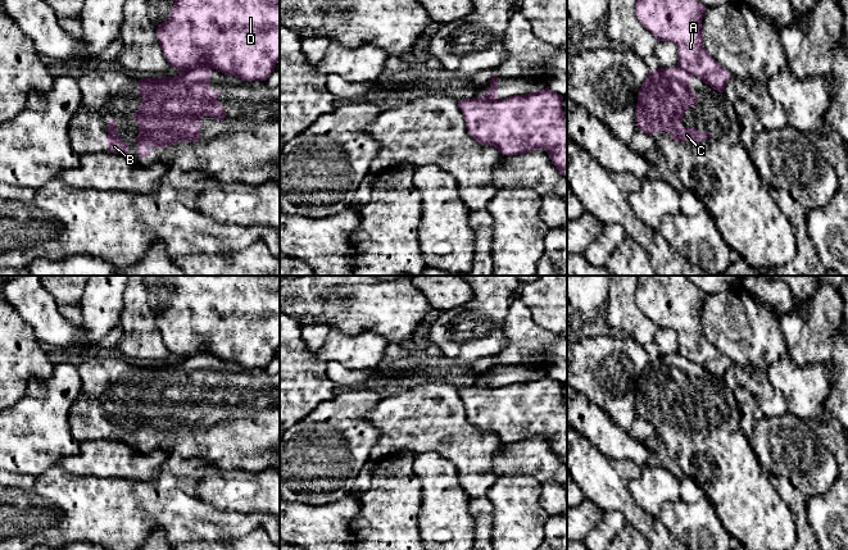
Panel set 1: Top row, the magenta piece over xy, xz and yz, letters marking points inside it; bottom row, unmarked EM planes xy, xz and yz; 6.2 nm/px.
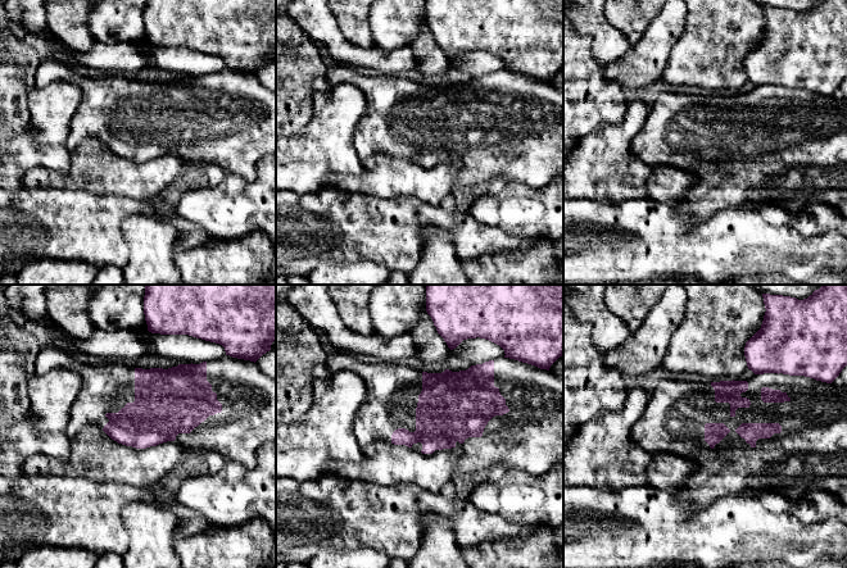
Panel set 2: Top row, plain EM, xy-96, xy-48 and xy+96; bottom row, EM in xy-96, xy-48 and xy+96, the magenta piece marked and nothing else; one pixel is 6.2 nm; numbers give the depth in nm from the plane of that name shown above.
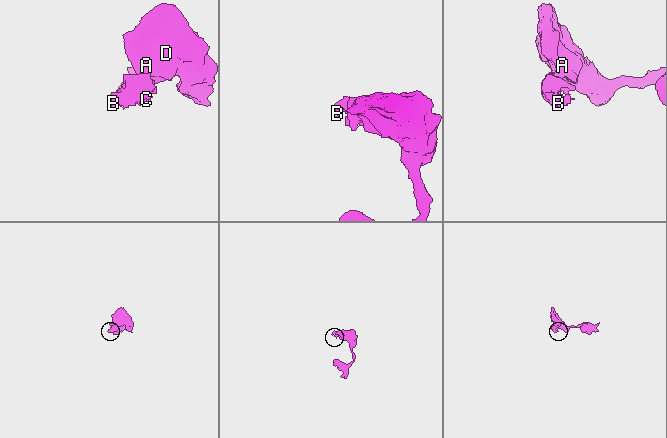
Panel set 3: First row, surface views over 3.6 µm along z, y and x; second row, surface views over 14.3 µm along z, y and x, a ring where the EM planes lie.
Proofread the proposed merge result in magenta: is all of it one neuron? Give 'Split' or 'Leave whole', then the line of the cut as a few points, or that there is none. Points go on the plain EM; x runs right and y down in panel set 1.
Split. Split along xy (211, 355), (193, 354), (182, 360)

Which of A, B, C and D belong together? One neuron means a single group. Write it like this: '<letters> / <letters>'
A D / B C

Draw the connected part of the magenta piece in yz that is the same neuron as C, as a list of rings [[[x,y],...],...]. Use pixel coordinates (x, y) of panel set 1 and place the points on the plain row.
[[[679,353],[661,354],[650,359],[638,378],[635,394],[638,415],[649,423],[665,418],[674,428],[702,429],[711,424],[711,419],[681,414],[685,397],[698,391],[697,382],[689,372],[691,367],[693,363]]]

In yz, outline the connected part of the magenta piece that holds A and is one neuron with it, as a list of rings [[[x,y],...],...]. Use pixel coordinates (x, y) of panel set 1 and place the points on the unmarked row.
[[[638,276],[635,301],[640,310],[658,327],[674,329],[677,335],[677,353],[698,364],[713,377],[724,379],[731,362],[704,336],[702,306],[706,292],[685,276]]]

